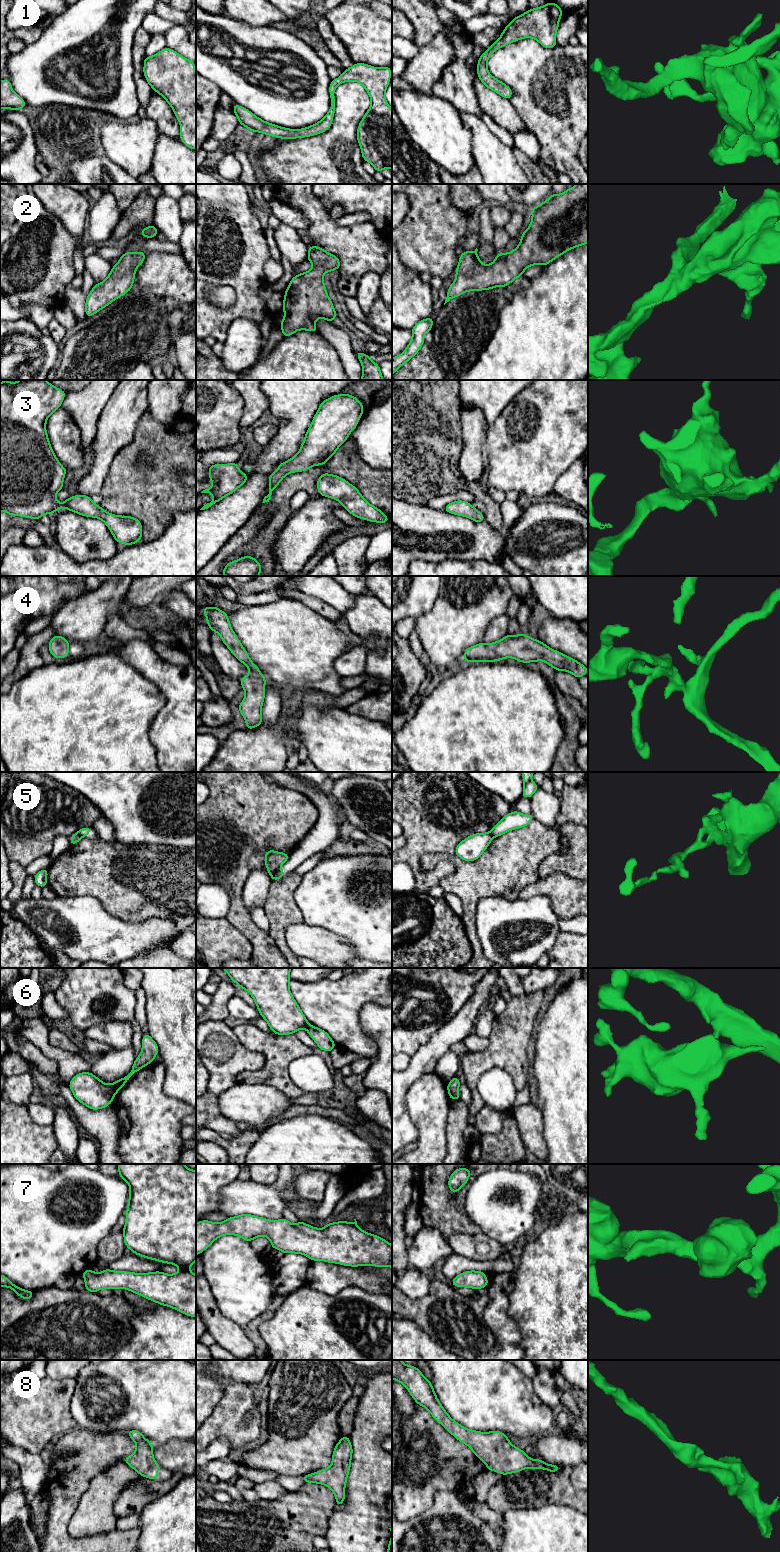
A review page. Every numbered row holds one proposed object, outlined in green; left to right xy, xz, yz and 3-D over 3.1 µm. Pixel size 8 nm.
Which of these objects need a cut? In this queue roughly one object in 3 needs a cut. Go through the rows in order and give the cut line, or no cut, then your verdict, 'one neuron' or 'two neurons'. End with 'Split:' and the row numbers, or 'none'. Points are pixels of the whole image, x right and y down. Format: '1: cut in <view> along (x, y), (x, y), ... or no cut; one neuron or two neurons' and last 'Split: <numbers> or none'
1: no cut; one neuron
2: no cut; one neuron
3: no cut; one neuron
4: no cut; one neuron
5: cut in xz along (278, 869), (270, 874); two neurons
6: cut in xy along (110, 1085), (113, 1096); two neurons
7: no cut; one neuron
8: no cut; one neuron
Split: 5, 6

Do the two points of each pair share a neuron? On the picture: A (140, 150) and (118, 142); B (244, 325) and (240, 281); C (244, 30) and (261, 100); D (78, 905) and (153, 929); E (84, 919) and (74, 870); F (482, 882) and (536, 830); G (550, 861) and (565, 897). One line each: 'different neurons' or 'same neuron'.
A: same neuron
B: different neurons
C: same neuron
D: same neuron
E: different neurons
F: same neuron
G: different neurons

